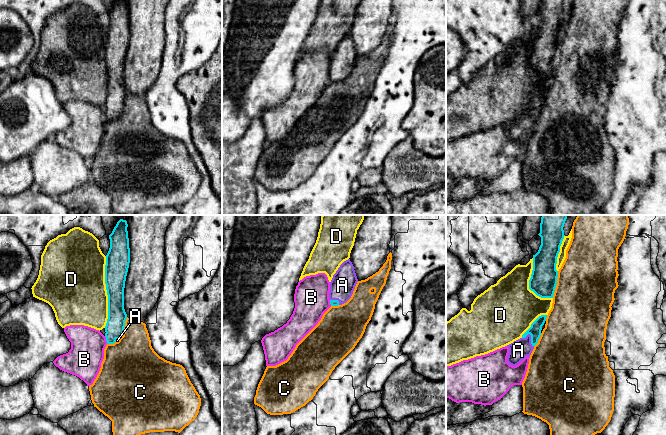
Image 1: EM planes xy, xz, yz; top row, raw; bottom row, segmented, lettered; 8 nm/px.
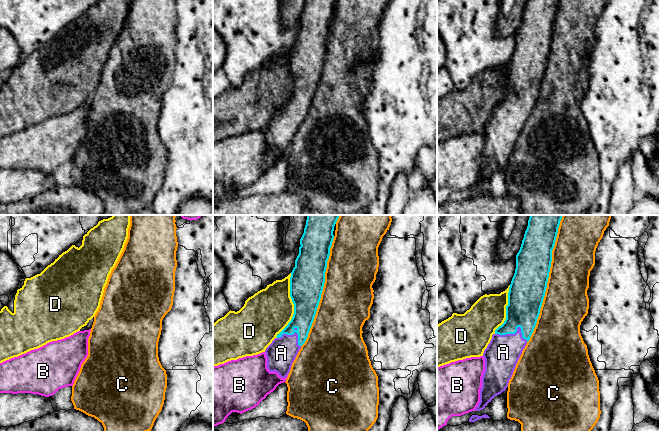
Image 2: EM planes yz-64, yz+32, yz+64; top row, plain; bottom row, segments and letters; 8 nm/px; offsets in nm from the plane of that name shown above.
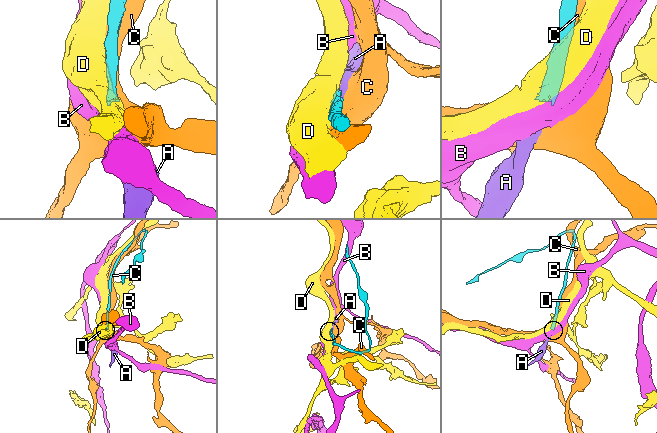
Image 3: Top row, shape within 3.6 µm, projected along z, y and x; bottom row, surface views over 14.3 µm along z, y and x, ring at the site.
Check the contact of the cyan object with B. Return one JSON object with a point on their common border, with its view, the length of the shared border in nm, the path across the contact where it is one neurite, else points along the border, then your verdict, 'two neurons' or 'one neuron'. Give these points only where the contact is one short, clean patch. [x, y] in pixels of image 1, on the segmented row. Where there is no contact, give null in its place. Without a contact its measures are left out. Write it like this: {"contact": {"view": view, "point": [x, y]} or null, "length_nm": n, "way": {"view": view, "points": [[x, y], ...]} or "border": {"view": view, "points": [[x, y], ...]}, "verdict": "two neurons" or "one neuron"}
{"contact": {"view": "xy", "point": [106, 340]}, "length_nm": 70, "border": {"view": "xy", "points": [[104, 336], [107, 343]]}, "verdict": "two neurons"}

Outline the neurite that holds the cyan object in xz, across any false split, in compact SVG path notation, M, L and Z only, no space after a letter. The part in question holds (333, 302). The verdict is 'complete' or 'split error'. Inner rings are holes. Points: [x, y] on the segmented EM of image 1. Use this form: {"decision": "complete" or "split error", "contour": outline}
{"decision": "split error", "contour": "M348 259L340 265L330 282L329 299L331 306L346 303L351 298L357 282L354 266Z"}

